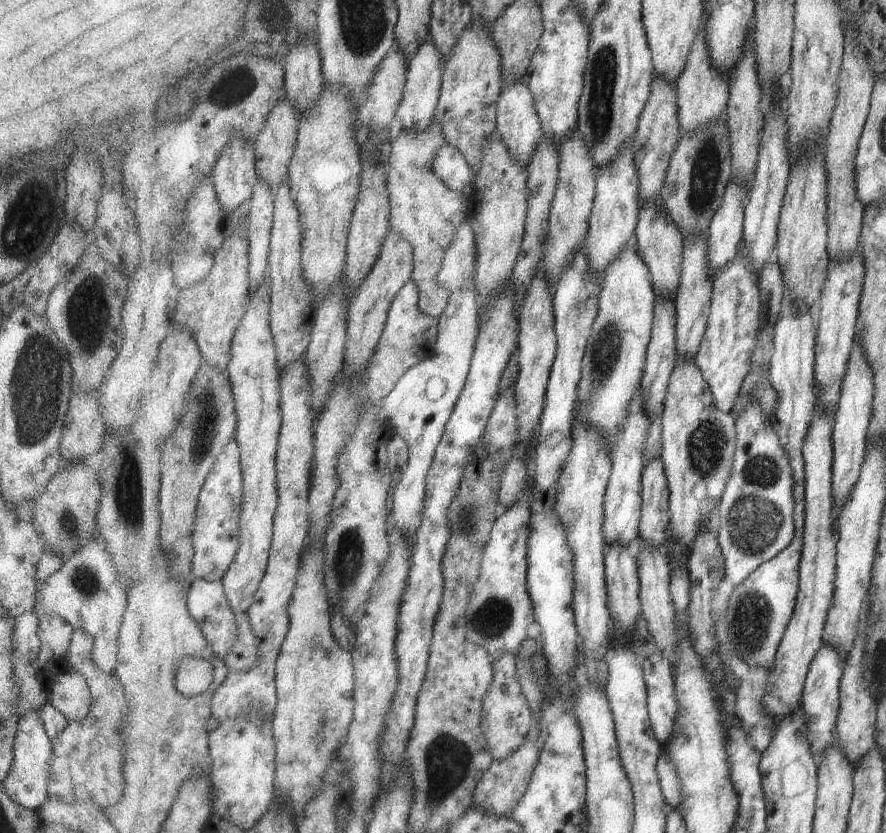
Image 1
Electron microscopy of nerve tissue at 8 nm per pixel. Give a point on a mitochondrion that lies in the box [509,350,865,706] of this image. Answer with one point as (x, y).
(754, 524)

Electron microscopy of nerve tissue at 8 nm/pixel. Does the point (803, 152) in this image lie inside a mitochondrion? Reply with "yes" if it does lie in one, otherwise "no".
no

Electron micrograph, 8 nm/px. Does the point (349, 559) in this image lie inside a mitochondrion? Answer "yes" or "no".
yes

